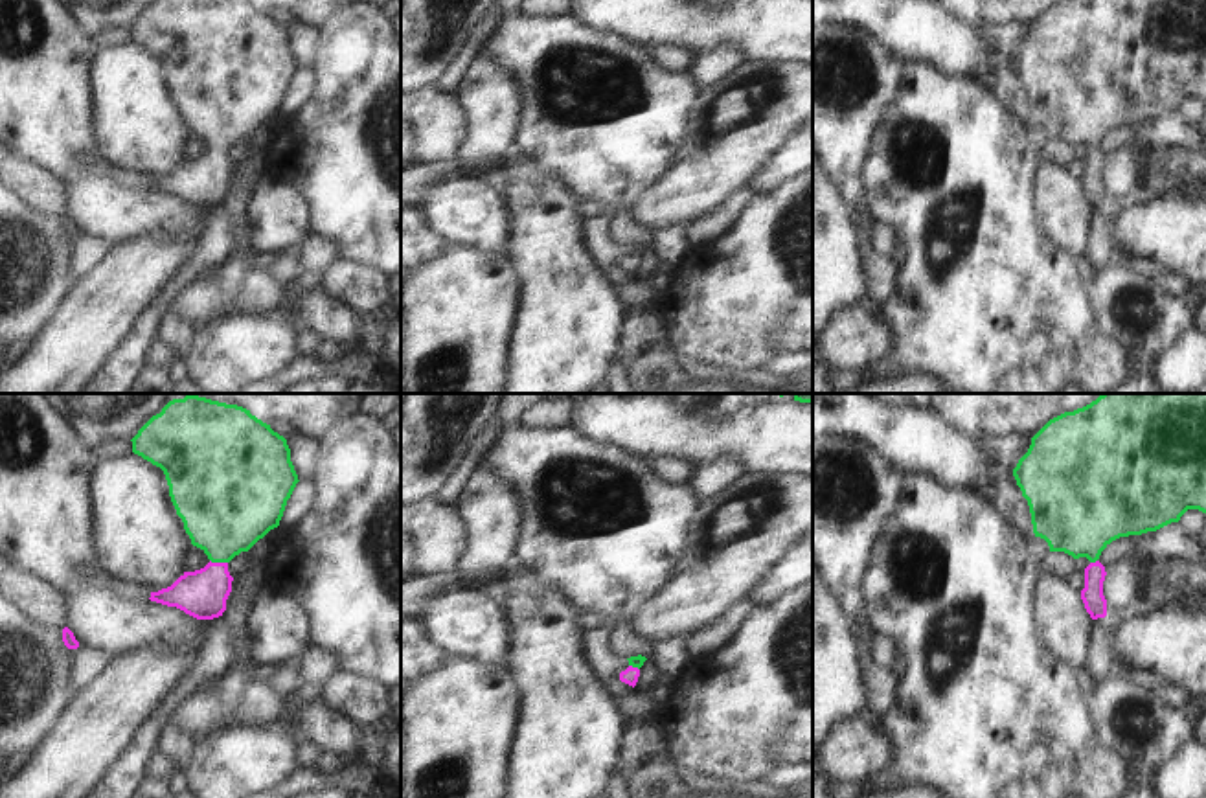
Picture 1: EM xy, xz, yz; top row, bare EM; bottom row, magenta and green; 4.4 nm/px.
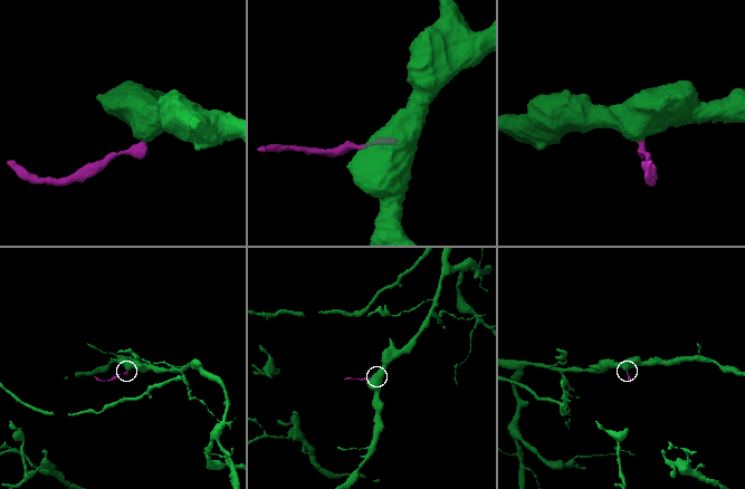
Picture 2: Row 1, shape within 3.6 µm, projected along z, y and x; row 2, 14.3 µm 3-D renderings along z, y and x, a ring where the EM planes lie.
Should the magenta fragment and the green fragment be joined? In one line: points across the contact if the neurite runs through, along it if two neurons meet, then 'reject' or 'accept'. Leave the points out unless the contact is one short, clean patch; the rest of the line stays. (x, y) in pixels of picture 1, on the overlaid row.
way xy (203, 594), (212, 585), (219, 563), (227, 508); accept

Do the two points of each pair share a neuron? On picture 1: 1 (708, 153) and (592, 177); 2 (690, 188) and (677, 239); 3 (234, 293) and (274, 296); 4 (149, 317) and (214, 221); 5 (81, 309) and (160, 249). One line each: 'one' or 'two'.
1: two
2: two
3: one
4: one
5: one

